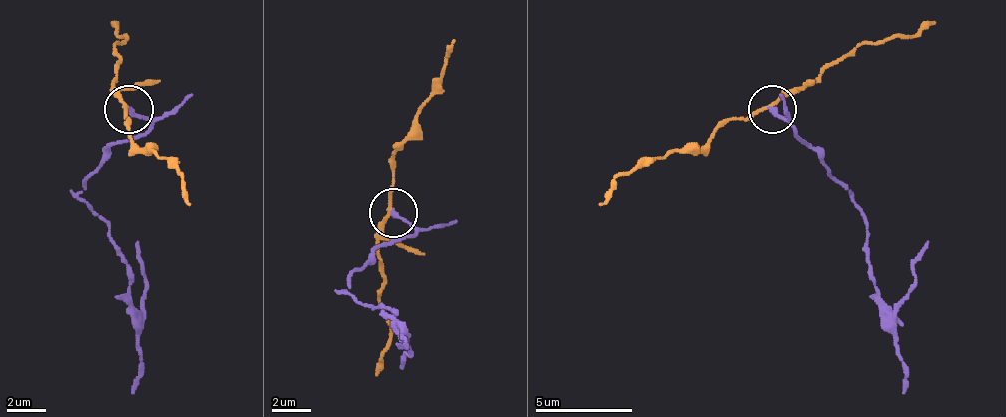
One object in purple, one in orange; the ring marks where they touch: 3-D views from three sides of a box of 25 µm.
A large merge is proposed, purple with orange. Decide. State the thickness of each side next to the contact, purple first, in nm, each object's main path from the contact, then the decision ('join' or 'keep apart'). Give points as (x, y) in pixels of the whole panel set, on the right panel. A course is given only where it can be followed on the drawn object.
240/160 nm | purple via (771, 108), (848, 190), (868, 229), (878, 312), (902, 361), (902, 395) | orange via (771, 108), (732, 118), (712, 137), (625, 171), (600, 205) | keep apart

